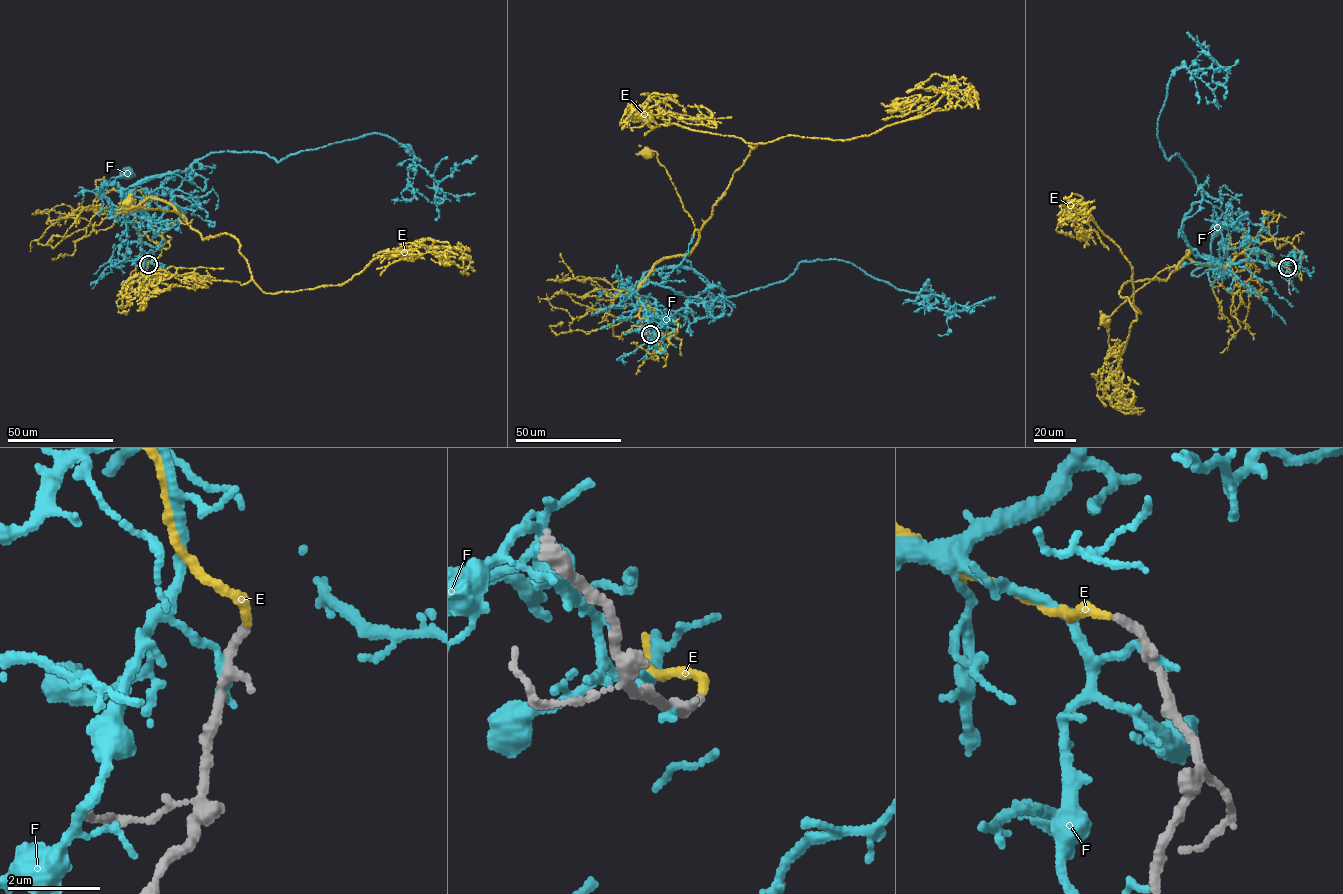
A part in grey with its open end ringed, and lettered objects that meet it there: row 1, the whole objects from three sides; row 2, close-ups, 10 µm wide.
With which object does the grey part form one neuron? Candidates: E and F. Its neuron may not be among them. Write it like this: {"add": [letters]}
{"add": ["E"]}

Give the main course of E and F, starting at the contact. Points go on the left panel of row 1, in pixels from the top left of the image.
E: (148, 264), (141, 249), (139, 224), (124, 212), (155, 197), (169, 202), (186, 220), (173, 211), (128, 205)
F: (147, 266), (134, 225), (116, 216), (97, 194), (98, 188), (128, 173)

